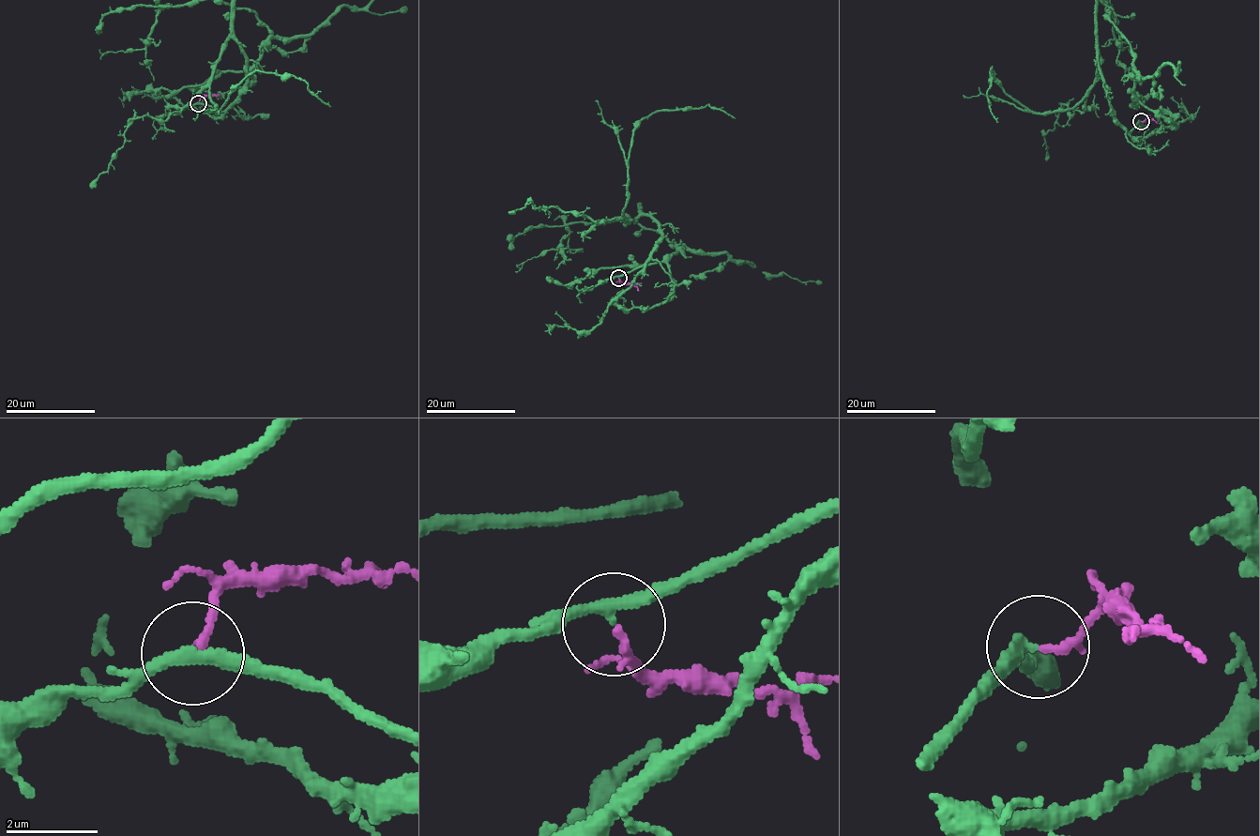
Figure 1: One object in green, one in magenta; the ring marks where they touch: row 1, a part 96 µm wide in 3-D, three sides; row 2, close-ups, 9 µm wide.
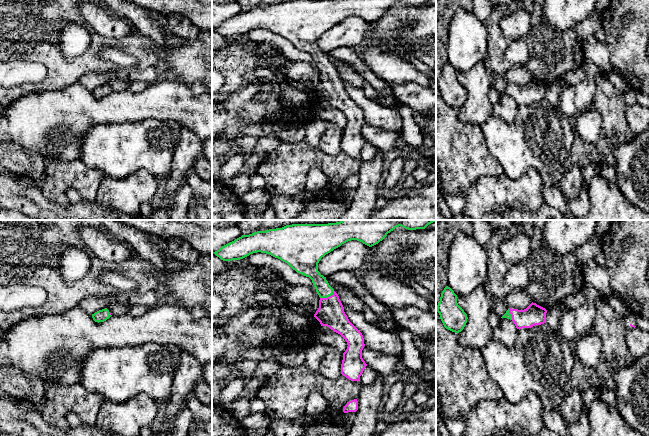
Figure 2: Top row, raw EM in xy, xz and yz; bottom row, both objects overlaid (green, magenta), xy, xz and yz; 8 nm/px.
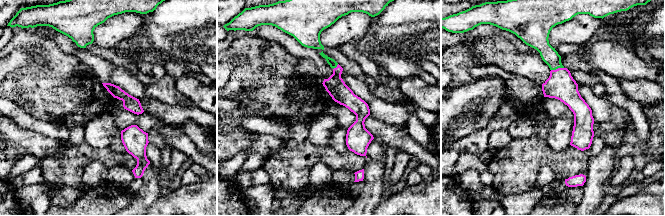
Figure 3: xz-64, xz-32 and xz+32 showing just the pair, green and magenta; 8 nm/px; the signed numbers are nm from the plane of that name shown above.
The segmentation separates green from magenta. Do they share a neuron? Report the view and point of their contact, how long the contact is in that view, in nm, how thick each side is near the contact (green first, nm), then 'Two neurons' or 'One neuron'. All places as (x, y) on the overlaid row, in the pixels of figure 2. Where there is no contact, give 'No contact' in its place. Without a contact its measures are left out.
Touches green at xz (327, 296). Shared border 130 nm. Thickness 120 nm (green) against 220 nm. One neuron

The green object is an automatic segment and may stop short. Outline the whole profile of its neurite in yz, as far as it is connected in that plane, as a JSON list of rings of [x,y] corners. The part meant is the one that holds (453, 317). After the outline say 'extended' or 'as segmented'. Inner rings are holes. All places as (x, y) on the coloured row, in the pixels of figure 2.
[[[446,286],[441,293],[437,312],[444,327],[452,332],[461,332],[467,323],[467,314],[457,303],[457,295]]]; as segmented

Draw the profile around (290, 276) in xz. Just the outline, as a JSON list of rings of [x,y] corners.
[[[253,253],[249,256],[240,259],[239,265],[249,265],[254,267],[267,266],[271,267],[281,273],[285,282],[290,285],[306,285],[312,289],[314,293],[316,289],[312,283],[312,280],[309,277],[306,277],[302,274],[297,273],[293,270],[287,263],[281,261],[278,258],[271,256],[266,253]]]

